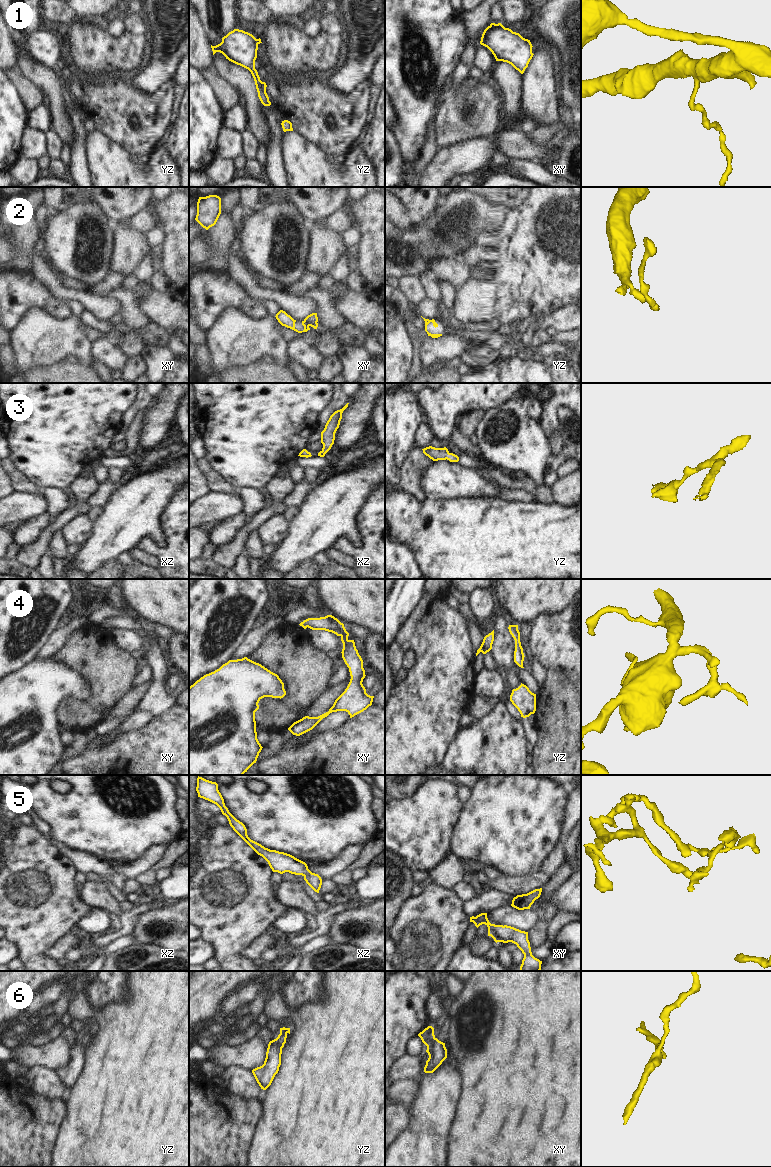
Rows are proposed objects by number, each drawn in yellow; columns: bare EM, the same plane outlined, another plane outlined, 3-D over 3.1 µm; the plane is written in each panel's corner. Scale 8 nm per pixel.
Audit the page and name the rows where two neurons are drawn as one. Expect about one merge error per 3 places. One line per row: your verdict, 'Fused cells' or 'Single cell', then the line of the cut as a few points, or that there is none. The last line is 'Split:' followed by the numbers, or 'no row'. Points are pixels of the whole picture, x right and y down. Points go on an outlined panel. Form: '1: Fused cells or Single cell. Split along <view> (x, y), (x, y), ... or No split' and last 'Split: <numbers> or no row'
1: Single cell. No split
2: Fused cells. Split along xy (303, 321), (309, 325)
3: Single cell. No split
4: Single cell. No split
5: Single cell. No split
6: Single cell. No split
Split: 2

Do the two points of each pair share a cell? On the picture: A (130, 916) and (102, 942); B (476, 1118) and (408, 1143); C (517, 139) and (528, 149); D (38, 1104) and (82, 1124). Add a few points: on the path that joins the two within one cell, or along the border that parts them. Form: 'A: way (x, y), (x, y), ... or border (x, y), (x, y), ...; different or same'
A: way (127, 925), (120, 933), (111, 937); same
B: border (456, 1105), (449, 1129), (446, 1151); different
C: way (520, 142), (525, 147); same
D: border (66, 1101), (66, 1112), (56, 1137); different

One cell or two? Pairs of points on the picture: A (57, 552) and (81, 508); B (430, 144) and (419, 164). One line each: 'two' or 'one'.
A: two
B: one

